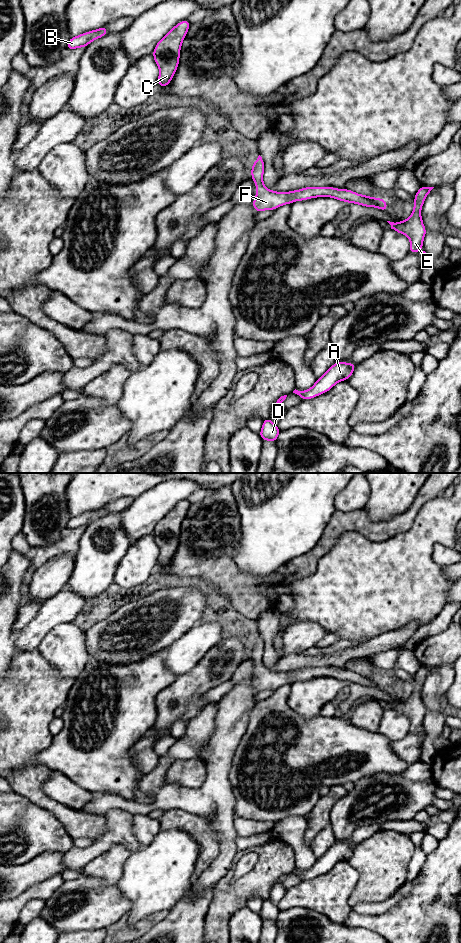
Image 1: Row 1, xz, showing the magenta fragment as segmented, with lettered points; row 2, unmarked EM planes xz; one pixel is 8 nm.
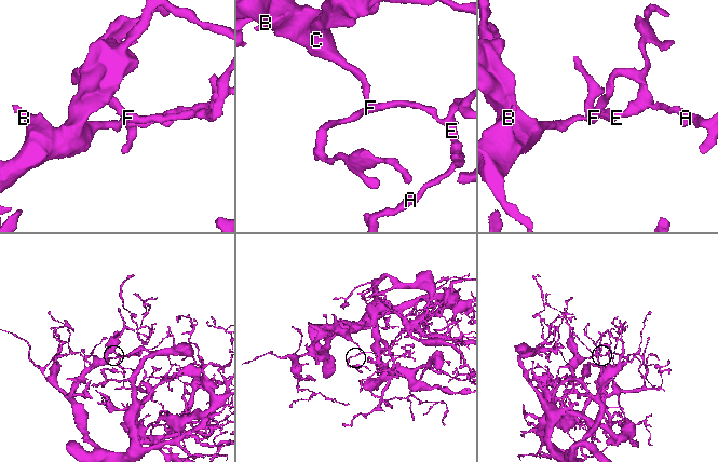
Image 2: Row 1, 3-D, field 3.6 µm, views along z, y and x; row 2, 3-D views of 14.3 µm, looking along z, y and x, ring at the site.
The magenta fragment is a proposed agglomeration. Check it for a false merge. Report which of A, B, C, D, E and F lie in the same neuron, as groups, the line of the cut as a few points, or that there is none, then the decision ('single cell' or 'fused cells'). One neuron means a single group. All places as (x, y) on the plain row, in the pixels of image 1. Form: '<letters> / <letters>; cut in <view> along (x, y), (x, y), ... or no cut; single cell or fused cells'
A B C D E F; no cut; single cell

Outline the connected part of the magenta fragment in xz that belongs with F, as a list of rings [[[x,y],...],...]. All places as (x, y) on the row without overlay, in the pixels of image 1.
[[[259,635],[251,648],[251,657],[254,660],[257,675],[253,679],[253,688],[260,692],[264,690],[275,690],[281,685],[291,684],[294,681],[302,681],[316,677],[332,677],[347,683],[356,683],[365,687],[376,687],[382,691],[388,691],[385,679],[368,677],[357,674],[348,669],[337,669],[333,667],[305,667],[290,672],[275,672],[268,670],[263,664],[263,652],[265,644]]]

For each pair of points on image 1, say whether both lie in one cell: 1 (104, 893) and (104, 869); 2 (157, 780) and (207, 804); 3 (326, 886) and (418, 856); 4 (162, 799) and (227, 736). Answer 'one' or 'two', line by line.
1: two
2: two
3: two
4: one

